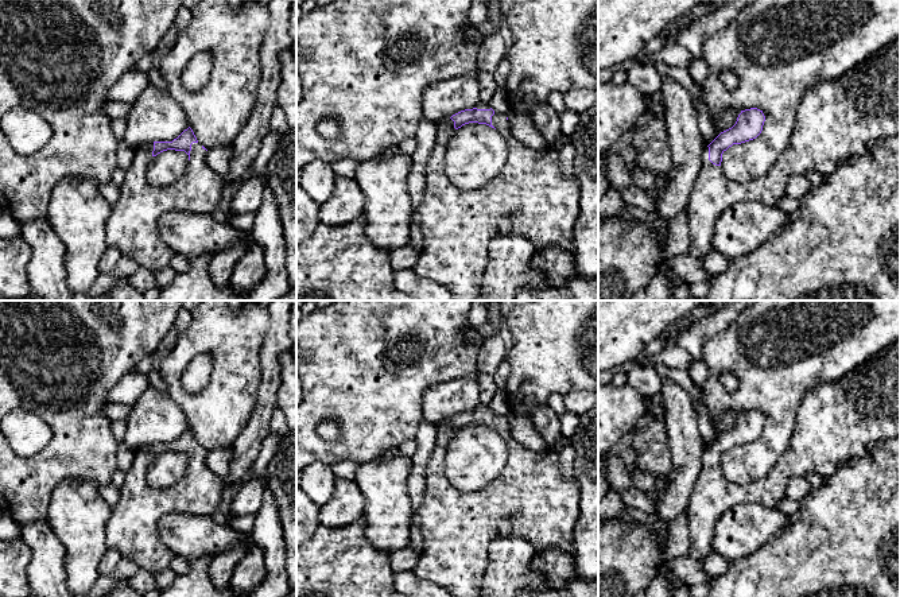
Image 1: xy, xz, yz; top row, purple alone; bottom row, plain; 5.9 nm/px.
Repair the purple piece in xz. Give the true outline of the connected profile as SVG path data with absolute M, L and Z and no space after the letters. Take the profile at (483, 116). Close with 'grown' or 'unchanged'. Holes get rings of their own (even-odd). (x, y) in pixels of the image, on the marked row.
M481 101L476 108L461 111L461 112L453 115L451 117L445 119L443 121L439 121L437 124L437 142L435 142L435 146L427 159L426 167L427 167L426 168L426 186L423 190L423 197L422 197L422 201L412 210L412 213L416 214L420 221L420 226L422 226L422 232L423 232L423 248L422 248L419 259L418 259L416 264L412 267L412 270L416 275L426 278L426 279L431 279L431 280L437 282L438 284L445 286L453 294L454 301L476 301L478 298L485 267L488 263L489 244L494 236L500 234L499 222L505 217L509 220L509 234L516 234L516 236L521 236L521 237L531 240L535 244L536 251L544 251L550 247L555 247L560 251L570 251L570 248L574 245L574 226L575 226L575 221L577 221L577 217L579 213L579 189L578 189L577 177L575 177L574 171L569 177L566 177L562 172L559 152L556 152L555 150L552 150L550 147L546 150L531 150L531 148L520 144L509 132L509 121L508 121L507 115L494 112L488 102ZM469 123L486 124L494 129L497 129L500 133L503 133L508 142L508 158L507 158L507 163L505 163L505 167L503 168L503 171L494 179L488 182L485 186L476 189L476 190L461 190L461 189L455 187L449 181L449 178L445 175L445 150L446 150L446 146L447 146L451 135L454 133L454 131L461 128L465 124L469 124Z; grown

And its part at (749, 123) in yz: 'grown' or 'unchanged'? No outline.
grown

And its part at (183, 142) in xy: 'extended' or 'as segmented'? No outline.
extended

